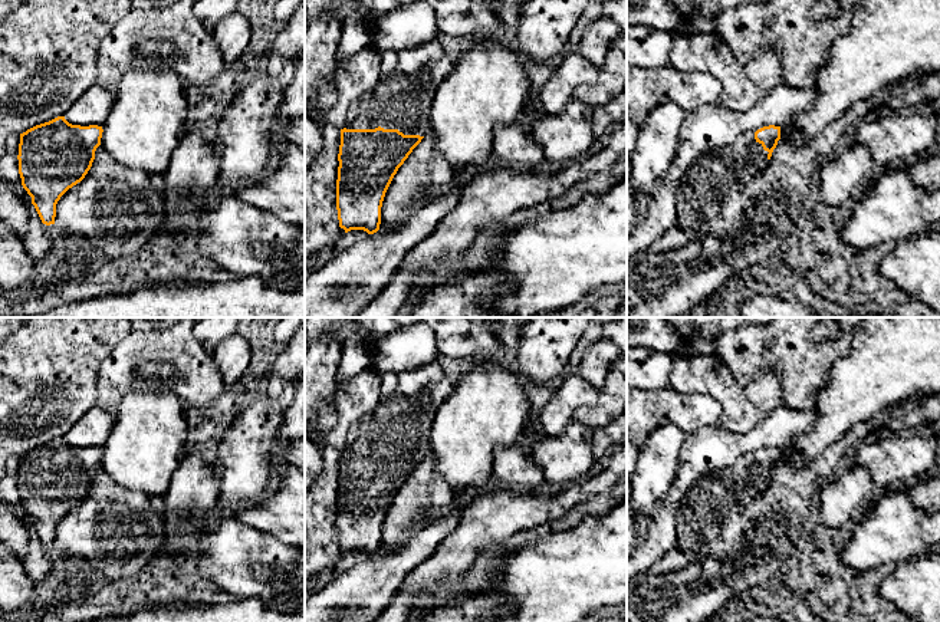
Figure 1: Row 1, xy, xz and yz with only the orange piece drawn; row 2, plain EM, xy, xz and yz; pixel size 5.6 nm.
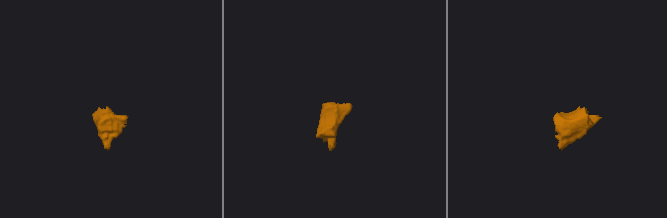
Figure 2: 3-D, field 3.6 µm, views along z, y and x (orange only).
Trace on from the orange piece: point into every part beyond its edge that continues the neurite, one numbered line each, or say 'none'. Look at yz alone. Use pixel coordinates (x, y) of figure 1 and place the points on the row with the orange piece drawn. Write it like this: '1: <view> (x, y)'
1: yz (702, 188)

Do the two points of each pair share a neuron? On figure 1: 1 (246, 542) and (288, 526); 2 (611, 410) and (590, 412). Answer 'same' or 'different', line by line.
1: different
2: same

